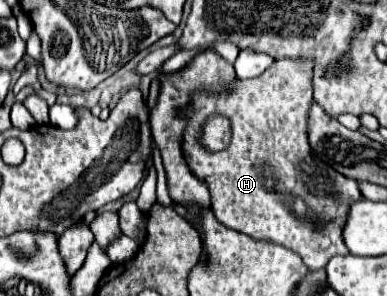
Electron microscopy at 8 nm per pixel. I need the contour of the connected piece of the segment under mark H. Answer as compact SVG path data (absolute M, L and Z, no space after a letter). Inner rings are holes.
M289 58L277 60L261 76L251 80L237 80L229 94L195 94L191 106L183 112L189 118L183 134L183 152L189 168L207 182L211 192L211 208L219 222L247 236L281 244L297 252L309 270L321 270L329 258L349 254L343 242L345 218L349 214L349 206L359 202L363 196L359 194L359 184L355 180L313 158L307 144L307 110L311 100L311 62ZM215 114L225 116L231 122L231 142L225 150L219 152L211 152L201 144L203 126L207 124L207 118Z

